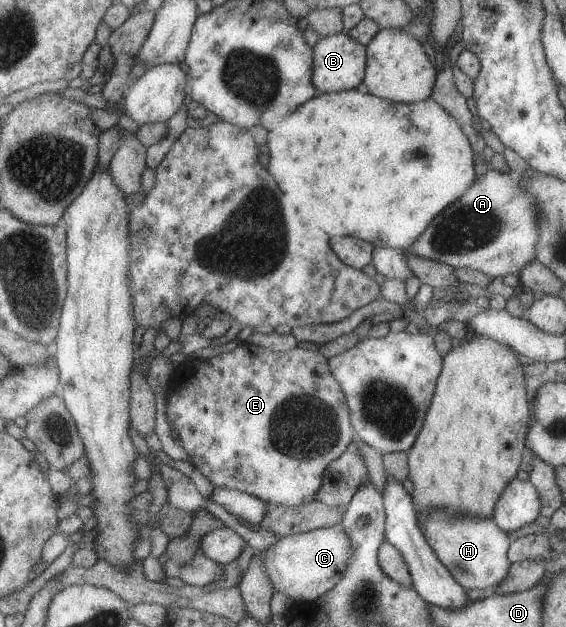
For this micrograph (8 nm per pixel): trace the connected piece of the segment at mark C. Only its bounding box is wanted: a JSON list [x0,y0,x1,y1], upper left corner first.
[261,523,352,602]

